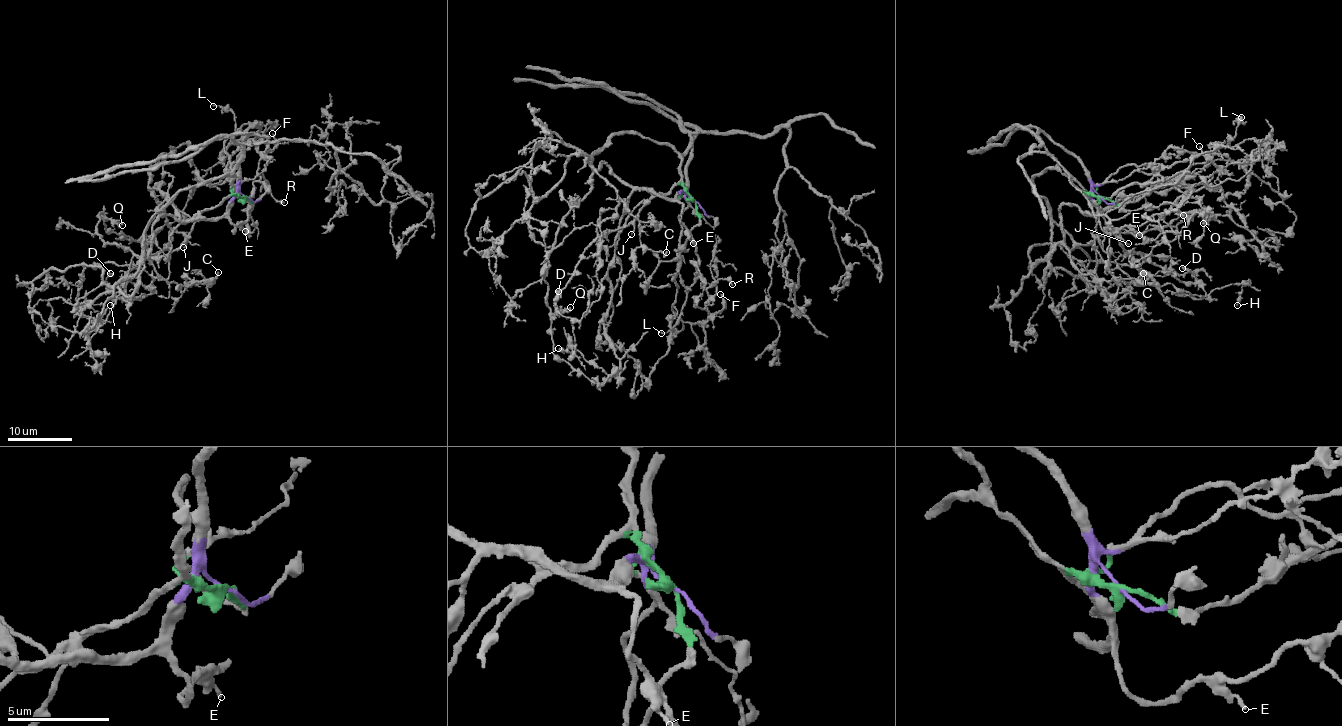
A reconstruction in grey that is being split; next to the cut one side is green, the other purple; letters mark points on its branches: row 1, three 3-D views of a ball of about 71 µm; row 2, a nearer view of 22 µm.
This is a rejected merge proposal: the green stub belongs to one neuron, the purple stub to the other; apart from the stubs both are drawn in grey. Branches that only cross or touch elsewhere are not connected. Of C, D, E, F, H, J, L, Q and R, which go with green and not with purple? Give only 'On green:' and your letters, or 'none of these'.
On green: D, H, J, L, Q

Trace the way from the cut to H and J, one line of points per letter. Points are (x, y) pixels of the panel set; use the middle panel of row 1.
H: (693, 200), (674, 185), (585, 250), (556, 303), (570, 319), (575, 350), (559, 349)
J: (693, 200), (680, 185), (654, 194), (640, 211), (632, 234)

